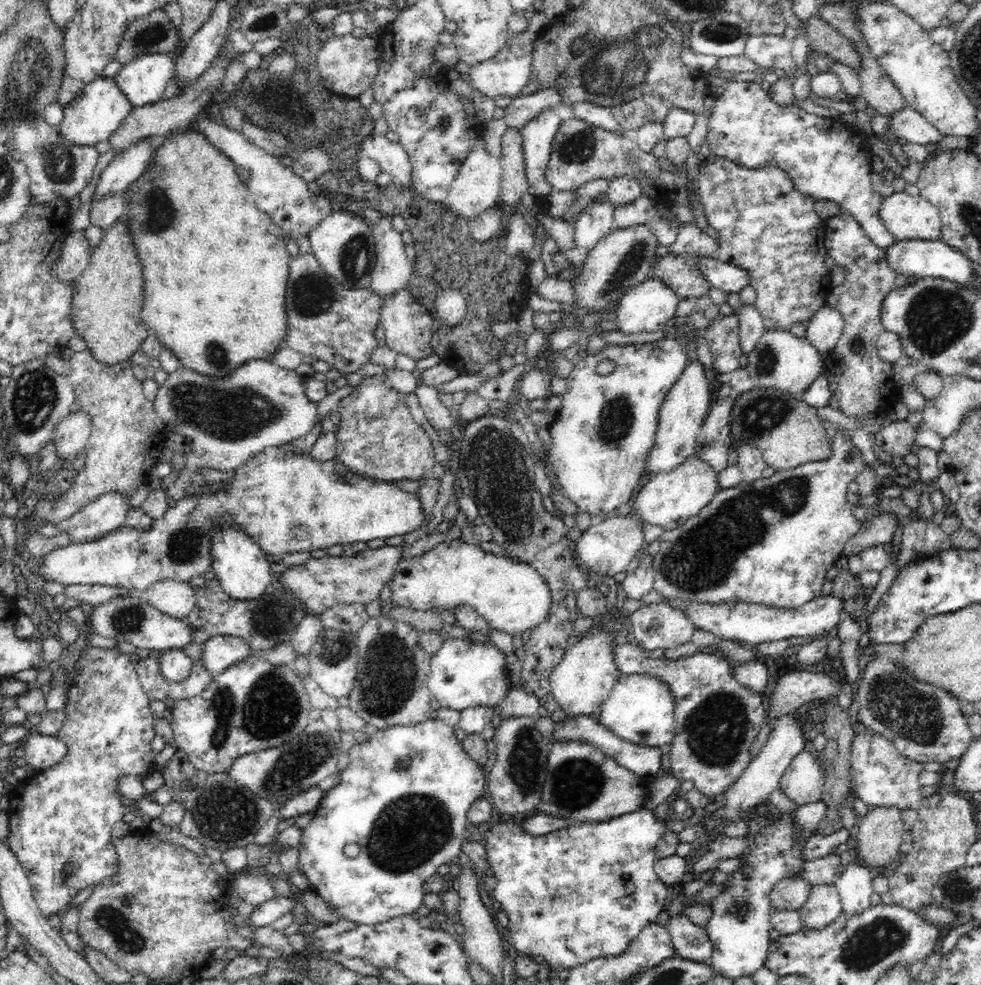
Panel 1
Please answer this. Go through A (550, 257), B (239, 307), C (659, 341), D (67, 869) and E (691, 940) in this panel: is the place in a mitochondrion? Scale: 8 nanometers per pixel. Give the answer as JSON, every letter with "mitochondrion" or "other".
{"A":"other","B":"other","C":"other","D":"mitochondrion","E":"mitochondrion"}

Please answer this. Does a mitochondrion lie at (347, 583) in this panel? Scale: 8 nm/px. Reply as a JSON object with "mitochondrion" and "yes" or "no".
{"mitochondrion":"no"}

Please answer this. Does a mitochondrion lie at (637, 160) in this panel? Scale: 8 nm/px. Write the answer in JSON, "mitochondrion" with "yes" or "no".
{"mitochondrion":"no"}

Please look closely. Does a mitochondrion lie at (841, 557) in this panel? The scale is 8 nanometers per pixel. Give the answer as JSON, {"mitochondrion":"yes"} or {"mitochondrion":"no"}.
{"mitochondrion":"no"}

